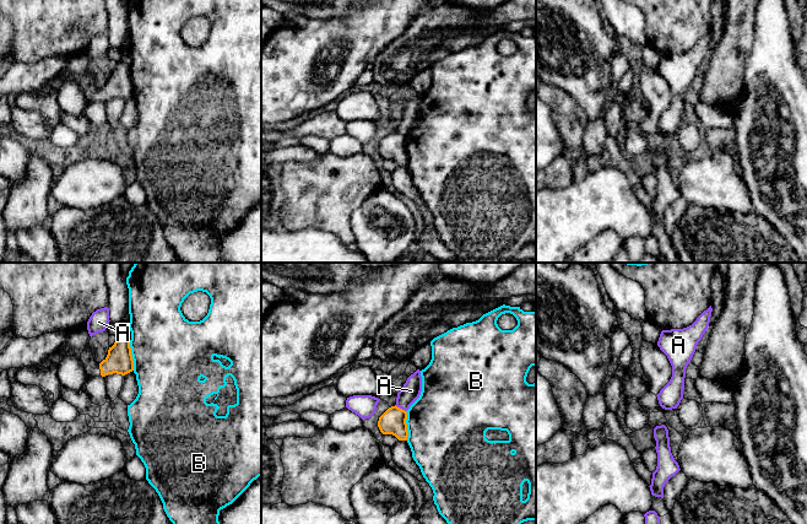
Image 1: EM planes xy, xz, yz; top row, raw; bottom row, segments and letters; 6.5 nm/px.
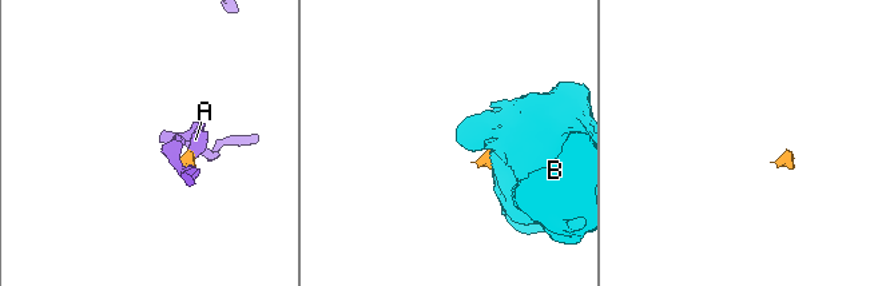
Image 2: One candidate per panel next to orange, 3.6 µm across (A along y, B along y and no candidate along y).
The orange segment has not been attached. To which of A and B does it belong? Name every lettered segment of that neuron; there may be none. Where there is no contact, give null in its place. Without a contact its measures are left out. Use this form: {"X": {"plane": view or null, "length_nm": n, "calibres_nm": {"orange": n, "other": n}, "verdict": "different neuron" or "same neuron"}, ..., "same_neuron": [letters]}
{"A": {"plane": "xz", "length_nm": 80, "calibres_nm": {"orange": 170, "other": 130}, "verdict": "different neuron"}, "B": {"plane": "xy", "length_nm": 190, "calibres_nm": {"orange": 180, "other": 480}, "verdict": "different neuron"}, "same_neuron": []}

